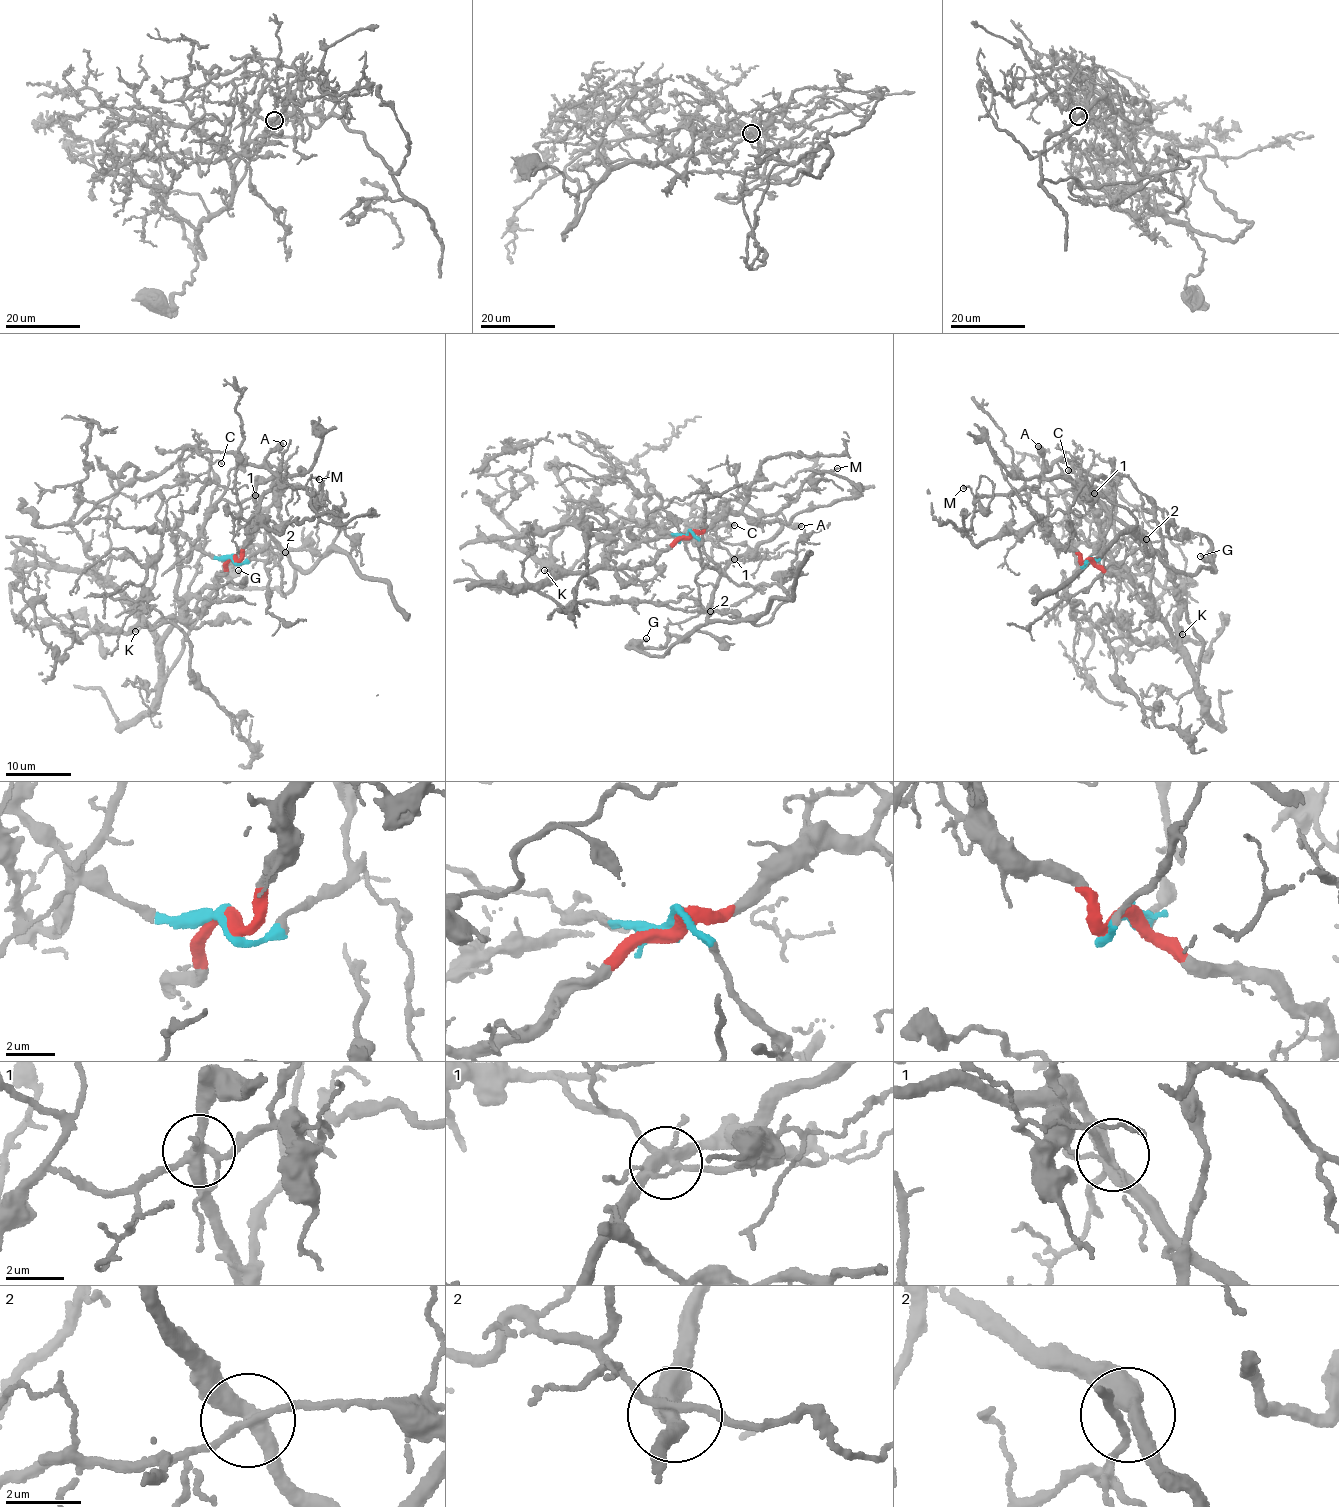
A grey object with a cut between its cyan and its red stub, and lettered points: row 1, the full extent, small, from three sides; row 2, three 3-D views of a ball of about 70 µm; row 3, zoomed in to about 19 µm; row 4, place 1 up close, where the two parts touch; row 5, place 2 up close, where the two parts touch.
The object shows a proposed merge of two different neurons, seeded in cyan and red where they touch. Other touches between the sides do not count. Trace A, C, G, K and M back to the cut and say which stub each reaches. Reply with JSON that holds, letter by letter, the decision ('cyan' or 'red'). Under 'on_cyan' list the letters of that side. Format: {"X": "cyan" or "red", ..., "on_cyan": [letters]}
{"A": "cyan", "C": "red", "G": "cyan", "K": "red", "M": "red", "on_cyan": ["A", "G"]}

